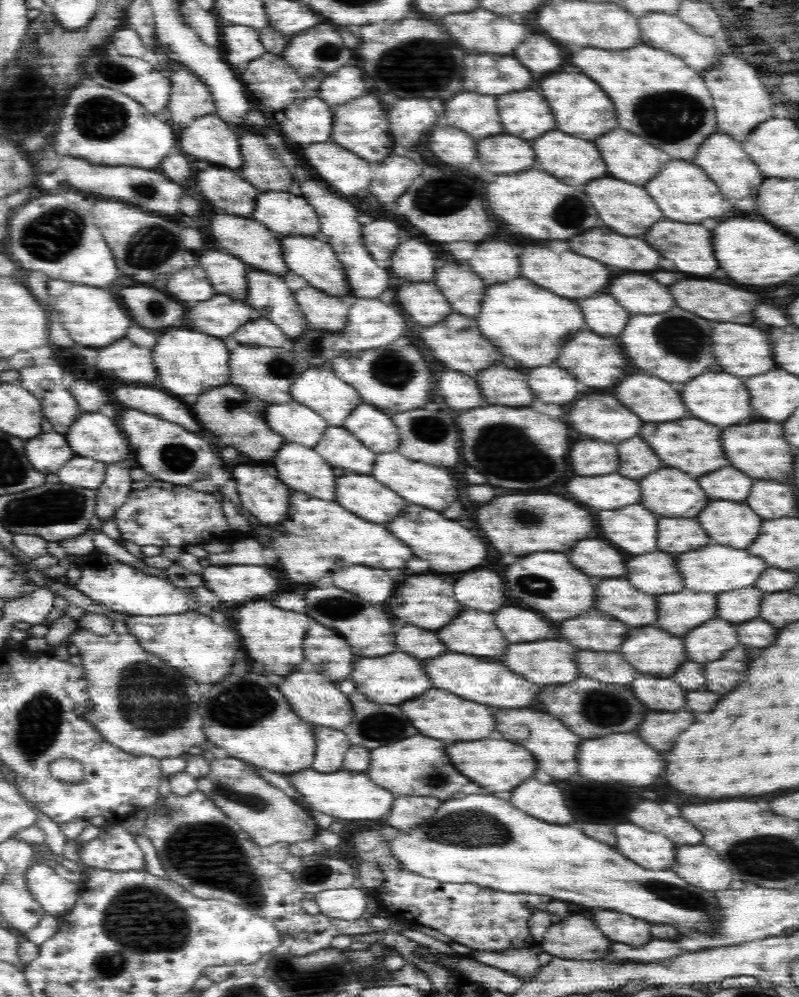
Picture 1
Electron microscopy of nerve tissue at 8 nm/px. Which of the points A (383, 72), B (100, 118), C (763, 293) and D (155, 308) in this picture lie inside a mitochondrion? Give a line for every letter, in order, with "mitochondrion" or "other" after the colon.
A: mitochondrion
B: mitochondrion
C: other
D: other

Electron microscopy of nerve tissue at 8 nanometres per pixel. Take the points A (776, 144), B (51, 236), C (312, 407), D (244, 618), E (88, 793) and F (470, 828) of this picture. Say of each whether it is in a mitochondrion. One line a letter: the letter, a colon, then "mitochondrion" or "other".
A: other
B: mitochondrion
C: other
D: other
E: other
F: mitochondrion

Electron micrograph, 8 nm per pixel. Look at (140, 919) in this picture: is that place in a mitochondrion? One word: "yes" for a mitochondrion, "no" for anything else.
yes

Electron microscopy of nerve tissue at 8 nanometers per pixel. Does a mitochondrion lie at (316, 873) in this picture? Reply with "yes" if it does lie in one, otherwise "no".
yes

